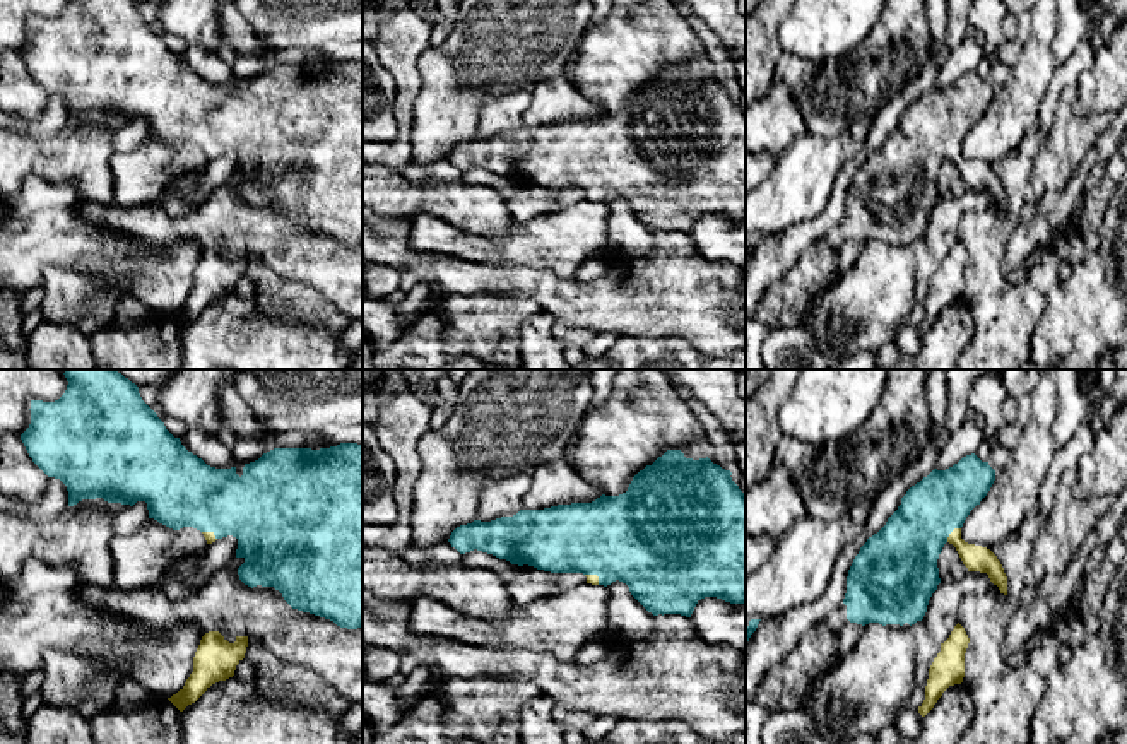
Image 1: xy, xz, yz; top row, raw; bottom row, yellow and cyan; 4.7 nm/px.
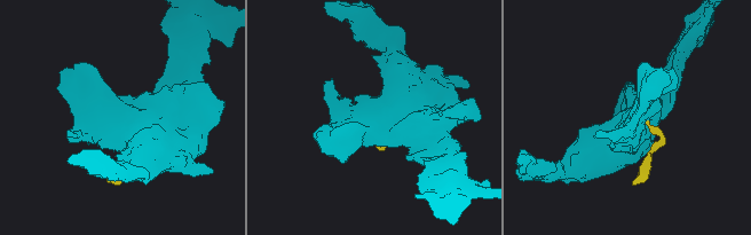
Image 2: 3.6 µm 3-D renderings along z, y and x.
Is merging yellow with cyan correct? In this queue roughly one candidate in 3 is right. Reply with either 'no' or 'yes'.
yes

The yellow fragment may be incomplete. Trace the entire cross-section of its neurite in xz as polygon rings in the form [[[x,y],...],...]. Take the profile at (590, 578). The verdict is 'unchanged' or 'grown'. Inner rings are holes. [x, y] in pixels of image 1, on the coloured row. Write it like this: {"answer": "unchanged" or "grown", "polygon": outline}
{"answer": "grown", "polygon": [[[667,450],[640,470],[619,496],[602,494],[592,503],[474,520],[457,527],[448,542],[460,554],[477,549],[518,566],[583,573],[592,585],[607,587],[619,580],[653,616],[691,617],[705,597],[746,602],[746,494],[730,475],[708,457],[693,460],[681,450]]]}

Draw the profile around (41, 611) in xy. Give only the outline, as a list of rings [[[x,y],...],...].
[[[24,563],[0,602],[0,672],[22,677],[41,667],[46,650],[62,650],[116,665],[161,698],[183,689],[204,633],[193,624],[149,631],[84,604],[82,587],[72,566]]]

